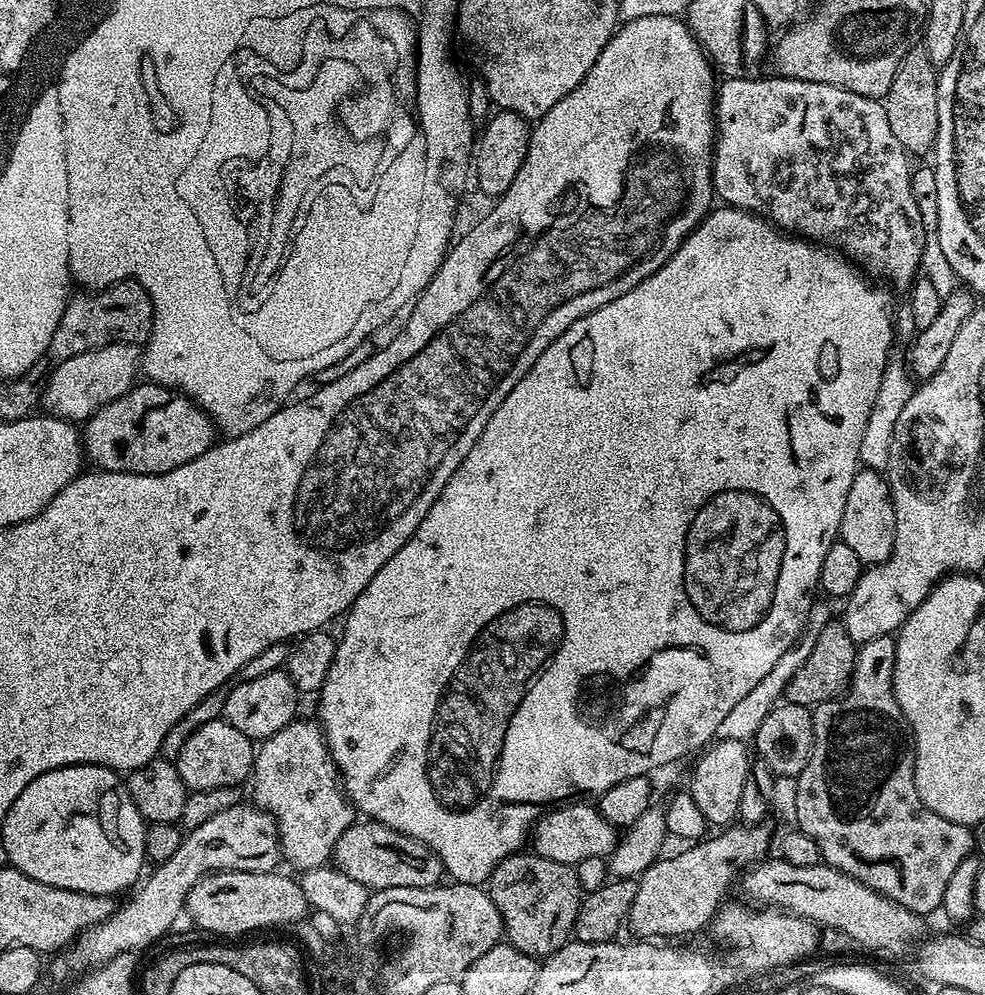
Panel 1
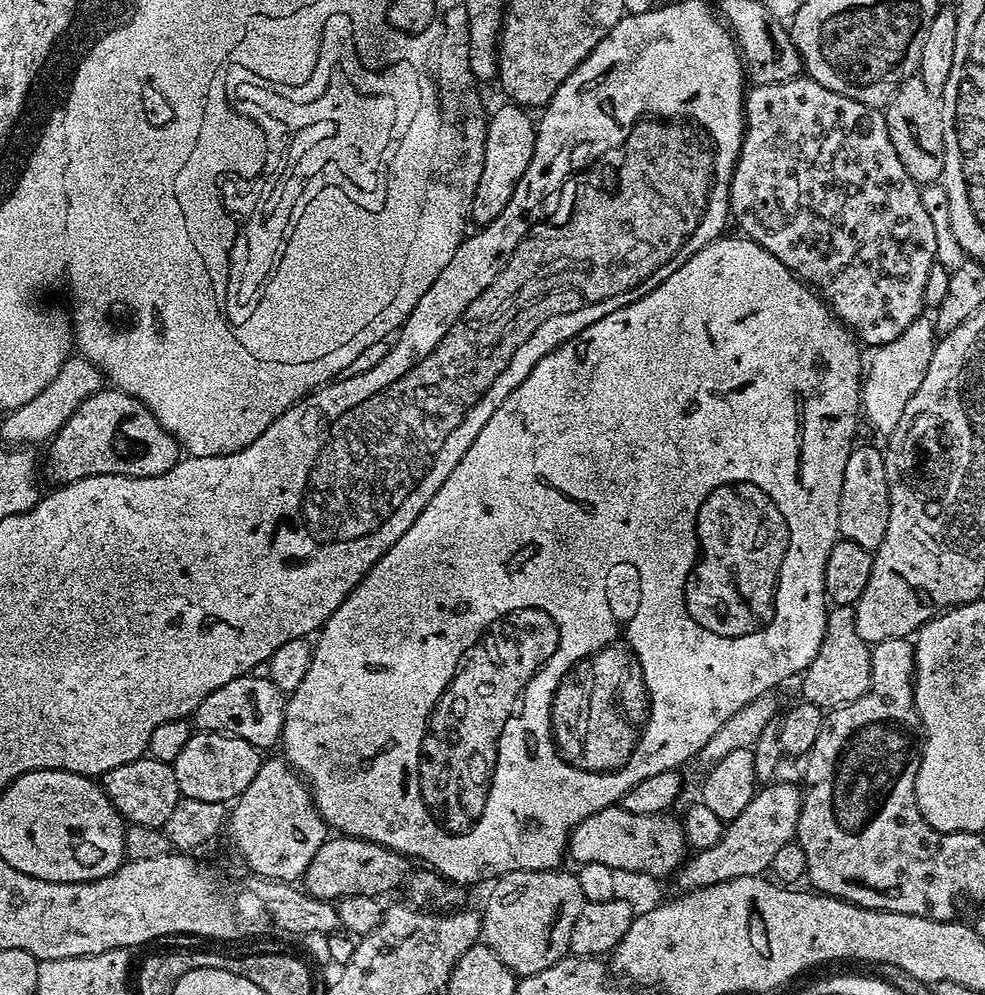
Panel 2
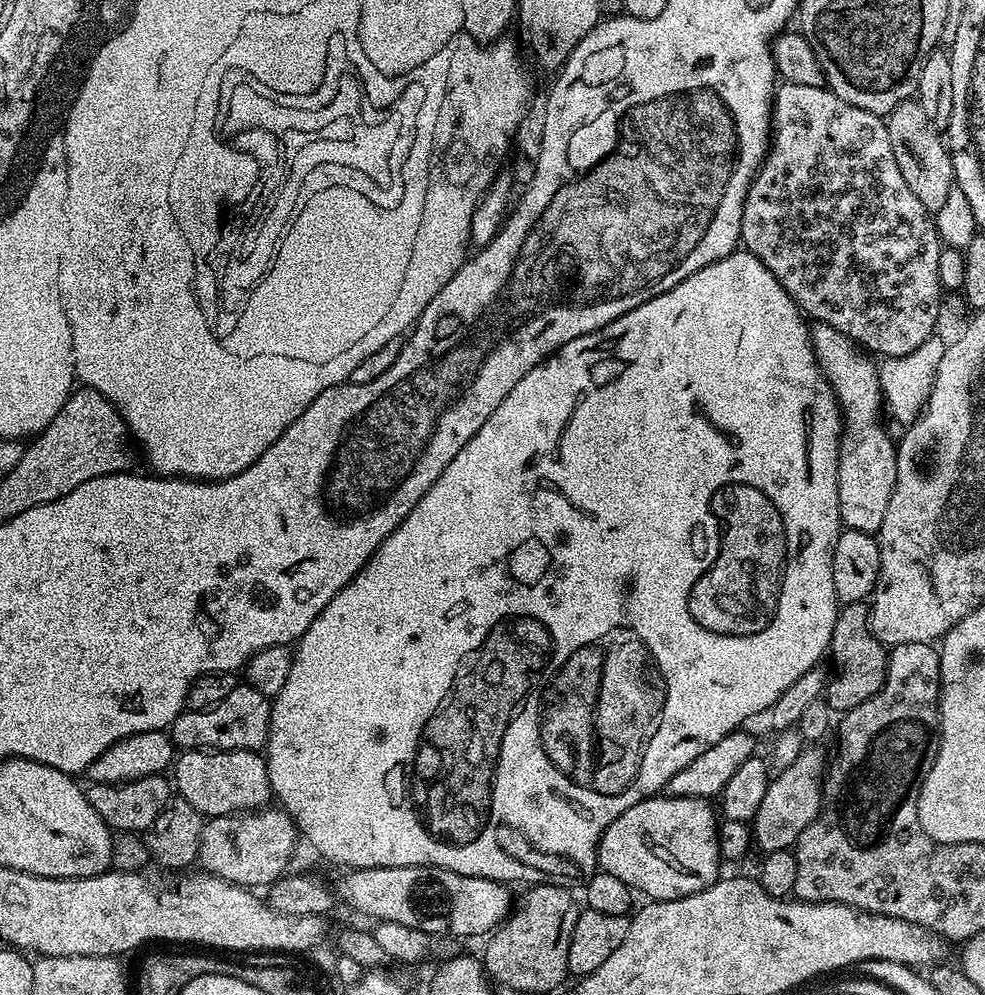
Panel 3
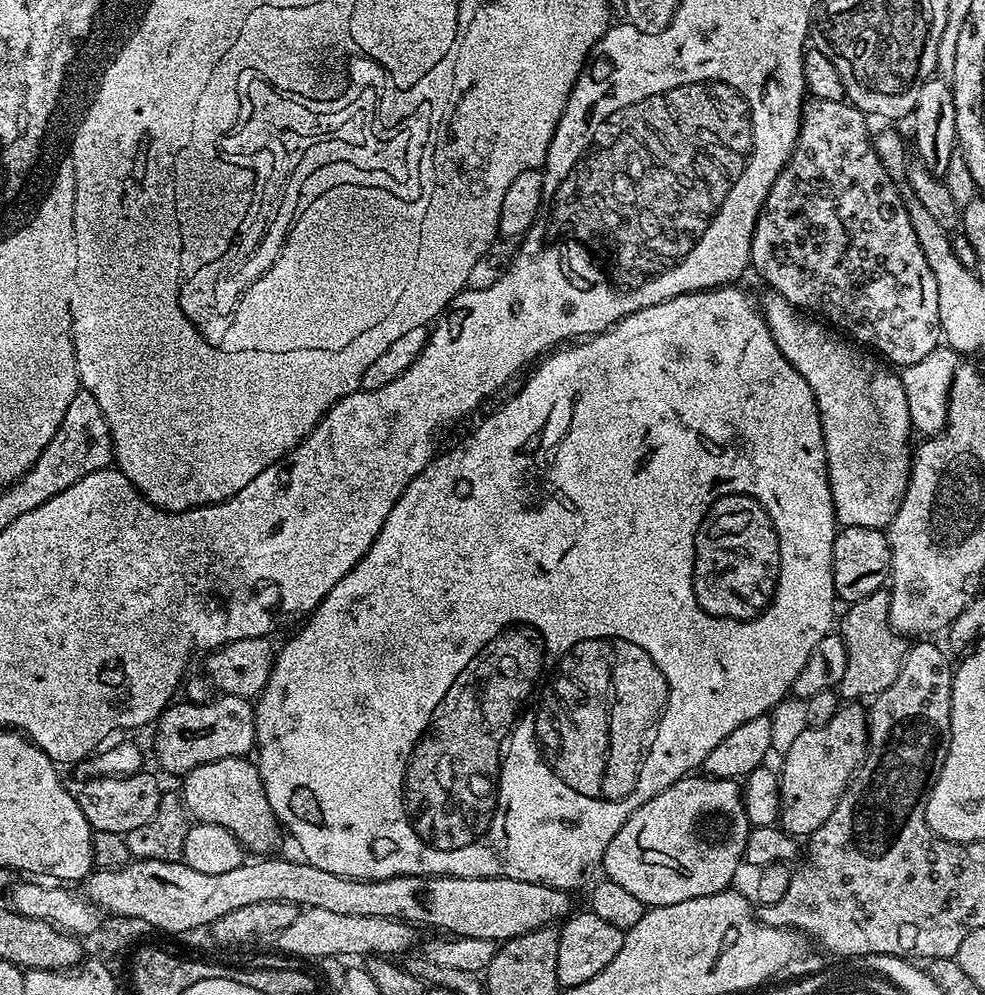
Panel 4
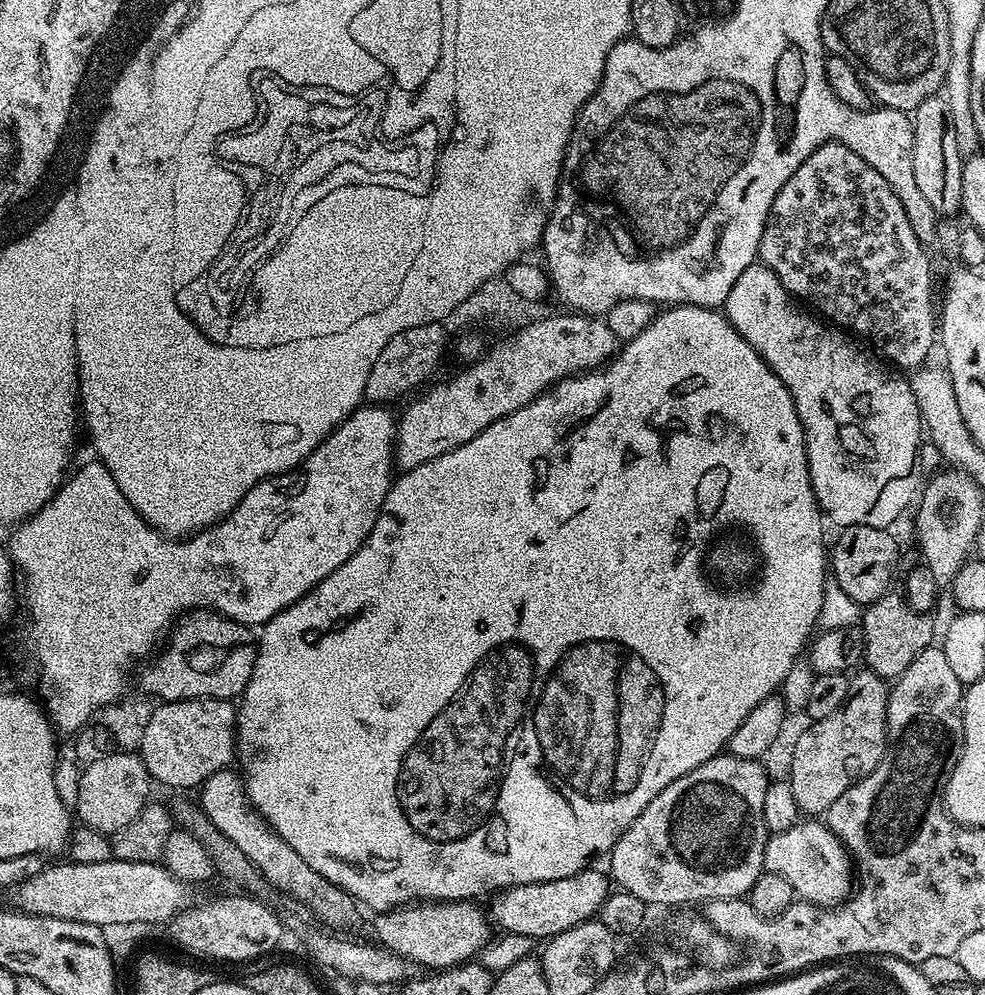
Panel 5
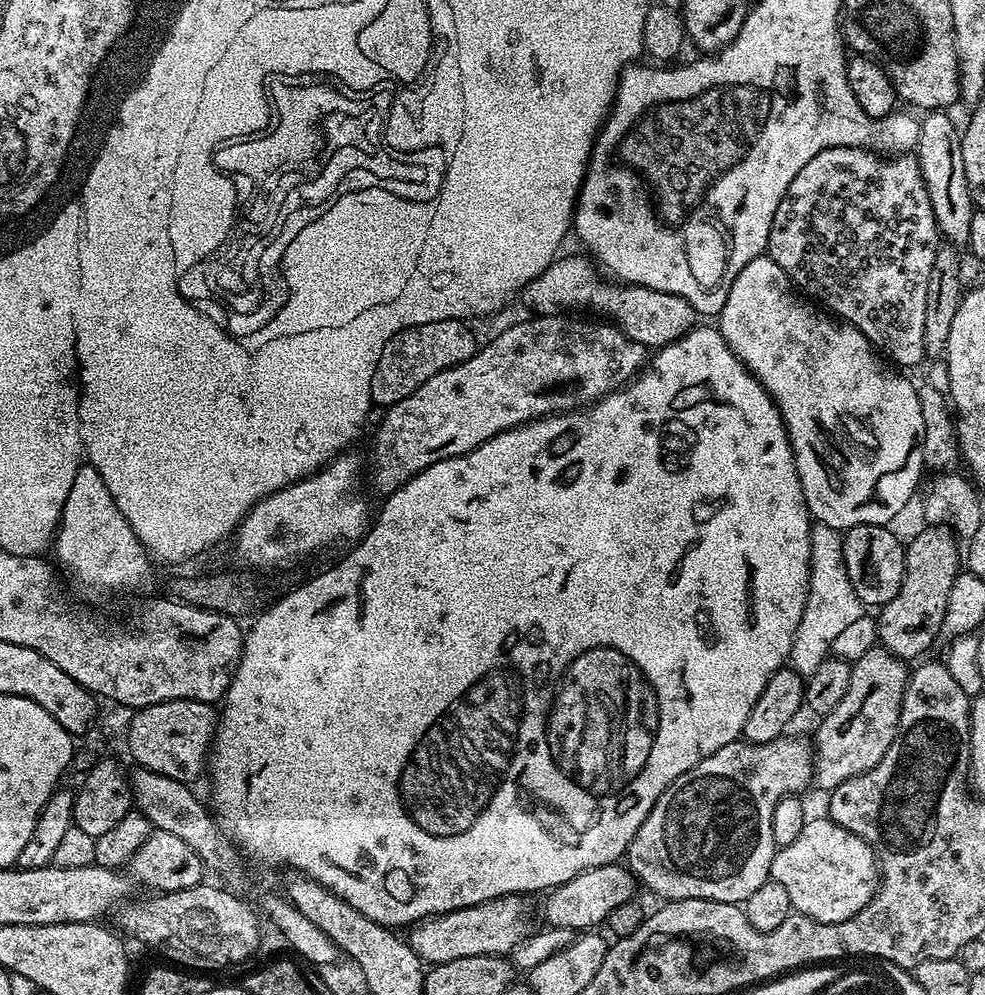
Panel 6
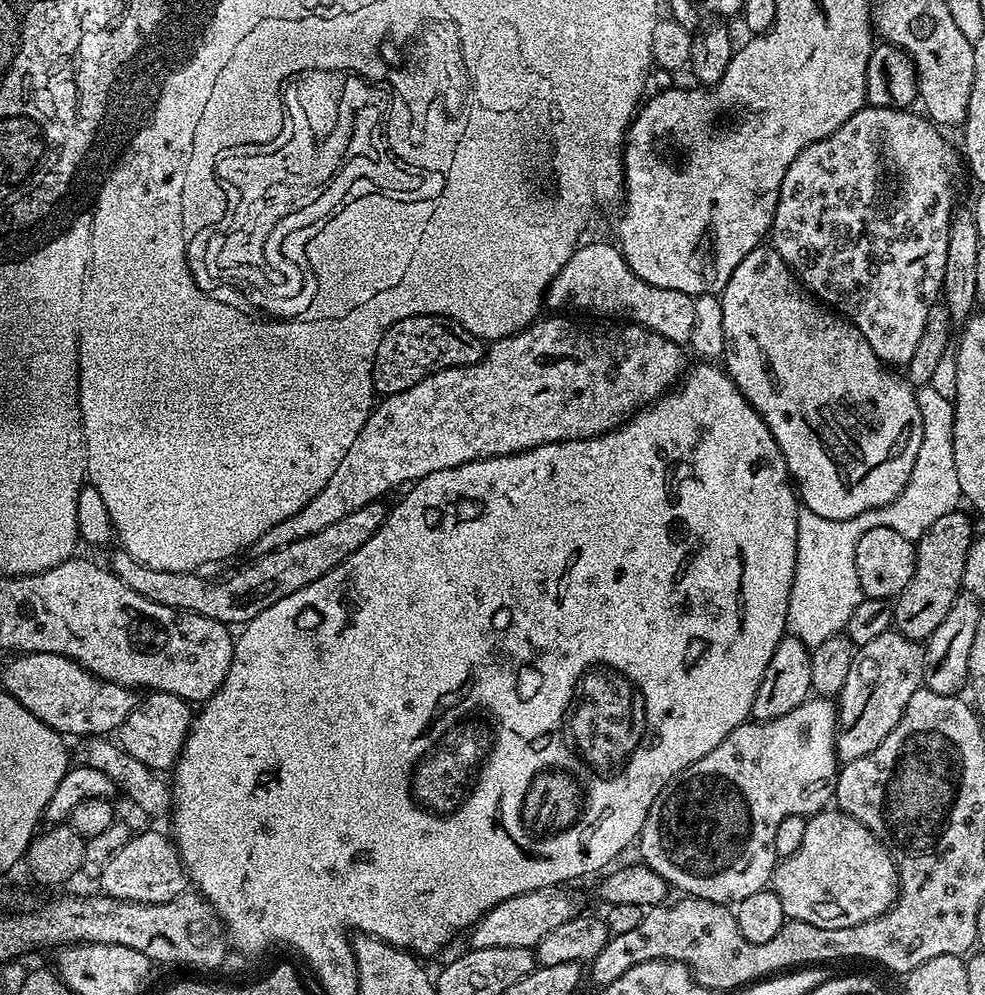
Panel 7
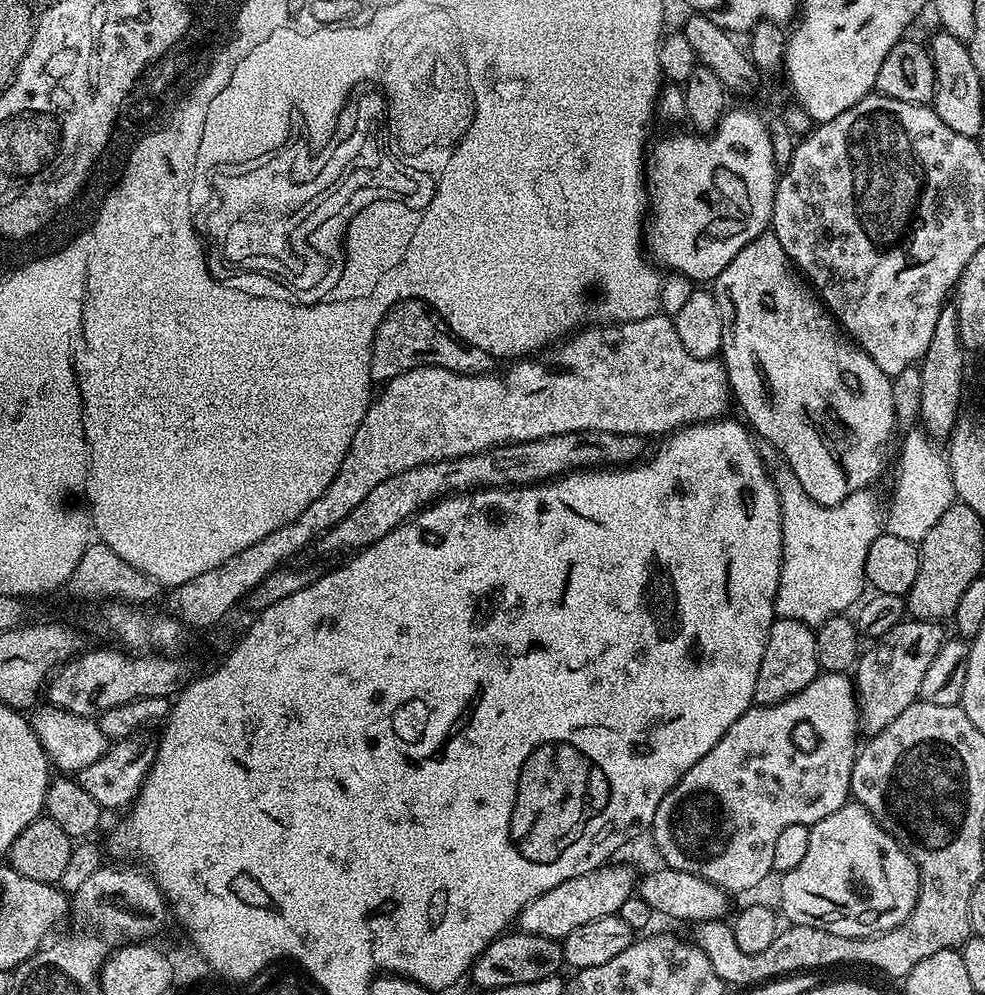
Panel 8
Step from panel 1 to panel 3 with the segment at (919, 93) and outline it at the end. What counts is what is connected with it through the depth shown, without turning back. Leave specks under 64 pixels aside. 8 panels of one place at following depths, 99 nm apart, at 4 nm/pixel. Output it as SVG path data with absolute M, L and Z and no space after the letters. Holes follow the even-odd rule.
M915 98L903 100L893 112L887 113L886 123L890 134L890 150L894 150L894 162L898 162L898 170L902 173L906 186L910 186L910 190L914 190L918 202L922 202L922 206L926 206L928 212L934 214L938 210L942 210L946 197L950 195L950 190L954 187L956 175L952 165L952 154L948 150L941 129L934 122L930 122L930 118L926 118L926 110L922 110L919 100Z

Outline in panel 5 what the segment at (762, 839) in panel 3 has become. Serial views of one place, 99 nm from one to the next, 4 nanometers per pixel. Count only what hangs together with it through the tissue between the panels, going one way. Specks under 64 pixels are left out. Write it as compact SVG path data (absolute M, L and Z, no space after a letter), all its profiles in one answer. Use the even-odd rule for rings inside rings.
M857 671L855 673L857 676L851 677L846 702L842 702L842 706L838 706L838 710L834 710L834 714L830 714L830 718L813 720L809 729L802 734L802 738L798 739L797 745L794 746L790 783L794 790L794 799L798 802L801 813L805 817L816 818L819 817L819 812L820 815L827 813L828 808L834 806L834 802L838 802L838 798L842 798L842 794L846 794L846 790L850 790L850 786L854 786L875 770L878 762L882 762L884 749L888 747L890 684L885 677L878 675L877 672L863 671Z

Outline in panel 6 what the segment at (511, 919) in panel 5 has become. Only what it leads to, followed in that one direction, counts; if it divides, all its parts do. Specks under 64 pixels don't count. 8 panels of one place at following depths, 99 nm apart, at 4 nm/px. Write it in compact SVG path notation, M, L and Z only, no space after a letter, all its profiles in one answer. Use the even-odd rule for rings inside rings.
M623 863L603 864L597 868L591 868L580 872L570 882L560 884L551 889L543 897L544 900L544 924L550 928L566 927L571 930L596 930L605 923L610 910L623 904L633 903L632 896L638 889L638 881Z

